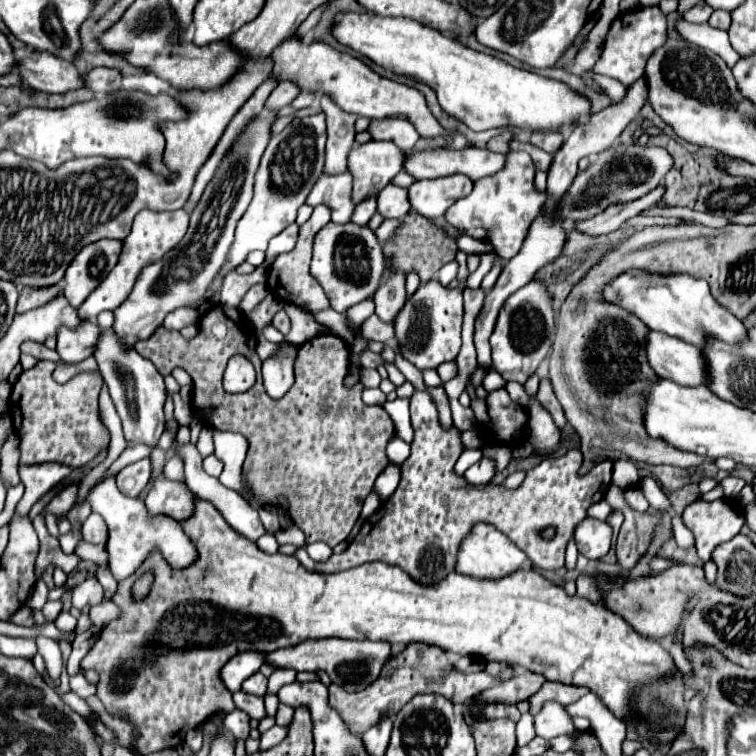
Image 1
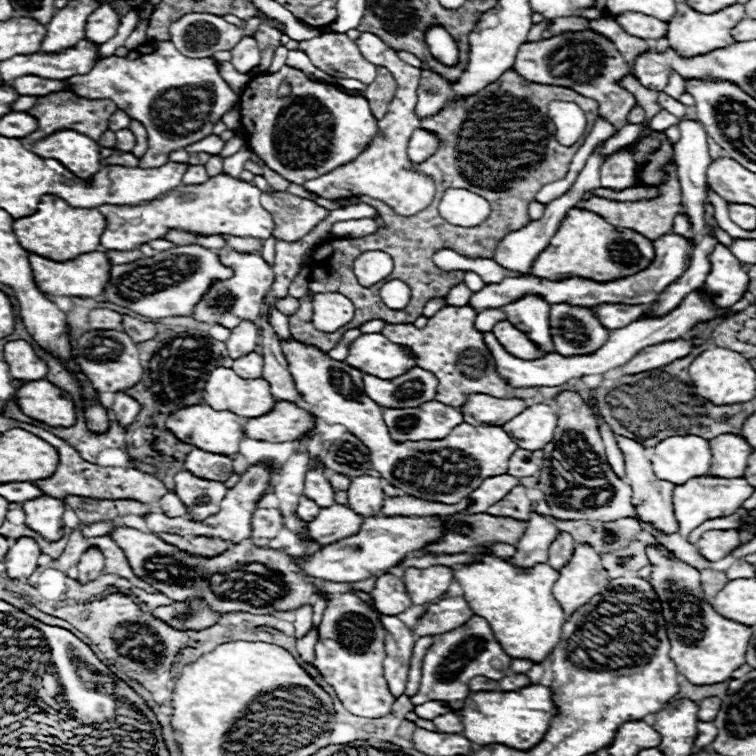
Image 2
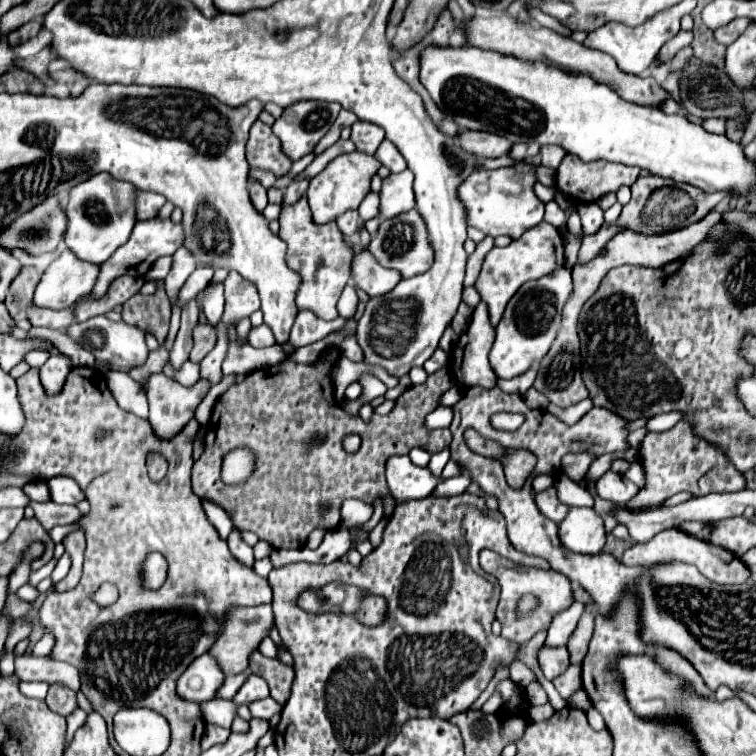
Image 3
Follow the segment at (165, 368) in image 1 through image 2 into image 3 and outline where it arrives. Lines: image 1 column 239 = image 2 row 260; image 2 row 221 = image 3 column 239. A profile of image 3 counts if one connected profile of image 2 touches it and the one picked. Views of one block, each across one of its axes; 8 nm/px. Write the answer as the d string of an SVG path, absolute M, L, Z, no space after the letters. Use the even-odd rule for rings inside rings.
M286 346L288 358L276 366L262 368L256 372L250 372L244 382L234 384L228 388L226 394L222 394L212 410L208 428L204 432L204 454L196 460L194 470L192 470L192 488L200 498L206 498L218 506L222 506L228 516L232 518L234 528L238 530L250 530L254 532L260 540L270 542L272 548L282 550L282 548L300 548L304 546L304 540L308 534L316 528L320 530L334 530L340 524L340 506L346 498L360 498L373 505L376 496L382 496L384 502L384 516L390 516L396 503L388 488L386 488L386 478L384 478L384 464L388 456L394 454L408 454L412 448L420 446L428 450L430 454L442 452L444 448L450 446L452 442L452 432L450 430L426 430L424 428L424 418L438 406L438 398L444 390L452 388L456 384L454 374L450 368L442 368L434 374L428 376L428 380L420 386L410 386L404 390L396 406L392 408L390 414L378 416L374 414L368 424L362 422L362 418L352 418L348 416L338 402L334 400L334 388L330 382L330 372L338 360L338 348L328 350L318 362L314 364L296 364L290 358L290 348ZM348 434L360 434L362 444L356 454L348 454L342 446L342 440ZM322 438L320 444L310 444L310 440ZM238 446L248 446L258 454L258 464L252 474L252 478L246 484L240 486L226 486L220 480L220 464L226 452Z

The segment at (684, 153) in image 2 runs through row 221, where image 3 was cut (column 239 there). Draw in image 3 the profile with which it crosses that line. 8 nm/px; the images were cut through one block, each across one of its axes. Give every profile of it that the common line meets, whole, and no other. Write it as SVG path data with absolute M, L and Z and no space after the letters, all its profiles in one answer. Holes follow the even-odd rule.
M250 674L250 676L246 678L244 686L236 692L234 702L240 706L240 704L250 704L250 702L254 702L254 700L266 698L266 696L270 696L270 694L268 694L268 684L266 684L266 680L260 678L260 676Z

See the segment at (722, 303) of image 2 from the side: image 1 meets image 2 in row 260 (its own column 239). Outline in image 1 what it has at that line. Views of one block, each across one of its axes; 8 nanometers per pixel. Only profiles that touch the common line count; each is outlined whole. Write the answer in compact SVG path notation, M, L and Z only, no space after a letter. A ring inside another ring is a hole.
M232 710L226 716L226 730L230 730L236 738L248 738L250 736L250 716L240 710Z

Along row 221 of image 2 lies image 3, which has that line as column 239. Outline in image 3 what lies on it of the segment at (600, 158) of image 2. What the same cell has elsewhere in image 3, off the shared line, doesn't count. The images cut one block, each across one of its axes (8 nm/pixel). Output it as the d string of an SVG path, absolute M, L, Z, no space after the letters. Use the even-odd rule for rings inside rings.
M232 530L230 538L228 538L228 548L230 548L232 556L234 556L240 564L250 566L250 568L254 566L254 554L252 554L252 548L240 540L240 532L238 532L238 530Z

